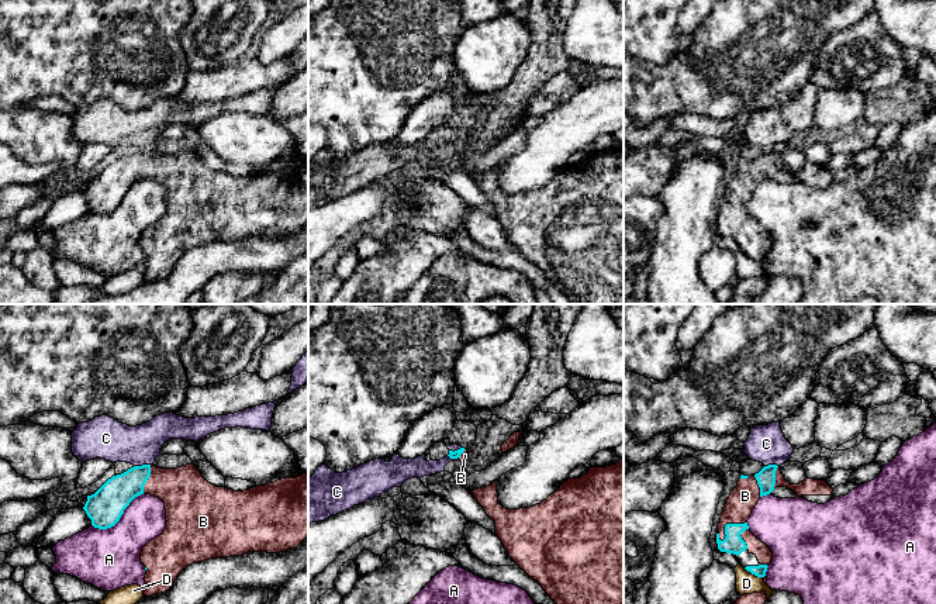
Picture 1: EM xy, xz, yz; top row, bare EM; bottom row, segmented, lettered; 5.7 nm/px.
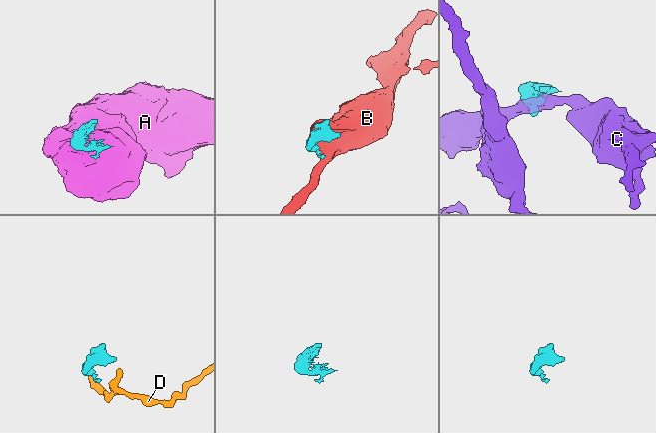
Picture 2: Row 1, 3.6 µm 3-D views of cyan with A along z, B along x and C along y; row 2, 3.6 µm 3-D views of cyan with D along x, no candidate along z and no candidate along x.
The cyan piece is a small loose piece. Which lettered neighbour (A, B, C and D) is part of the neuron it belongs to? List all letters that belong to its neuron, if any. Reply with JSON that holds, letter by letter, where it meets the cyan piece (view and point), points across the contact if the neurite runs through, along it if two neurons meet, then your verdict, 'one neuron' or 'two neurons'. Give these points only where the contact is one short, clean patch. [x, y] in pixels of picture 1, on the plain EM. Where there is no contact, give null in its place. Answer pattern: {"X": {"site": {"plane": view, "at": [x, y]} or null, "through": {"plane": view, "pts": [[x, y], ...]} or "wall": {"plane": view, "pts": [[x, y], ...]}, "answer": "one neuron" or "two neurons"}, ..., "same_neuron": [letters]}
{"A": {"site": {"plane": "xy", "at": [120, 202]}, "answer": "two neurons"}, "B": {"site": {"plane": "yz", "at": [726, 209]}, "answer": "one neuron"}, "C": {"site": {"plane": "xy", "at": [142, 149]}, "wall": {"plane": "xy", "pts": [[149, 148], [134, 151]]}, "answer": "two neurons"}, "D": {"site": {"plane": "yz", "at": [753, 258]}, "wall": {"plane": "yz", "pts": [[743, 252], [762, 262]]}, "answer": "two neurons"}, "same_neuron": ["B"]}

